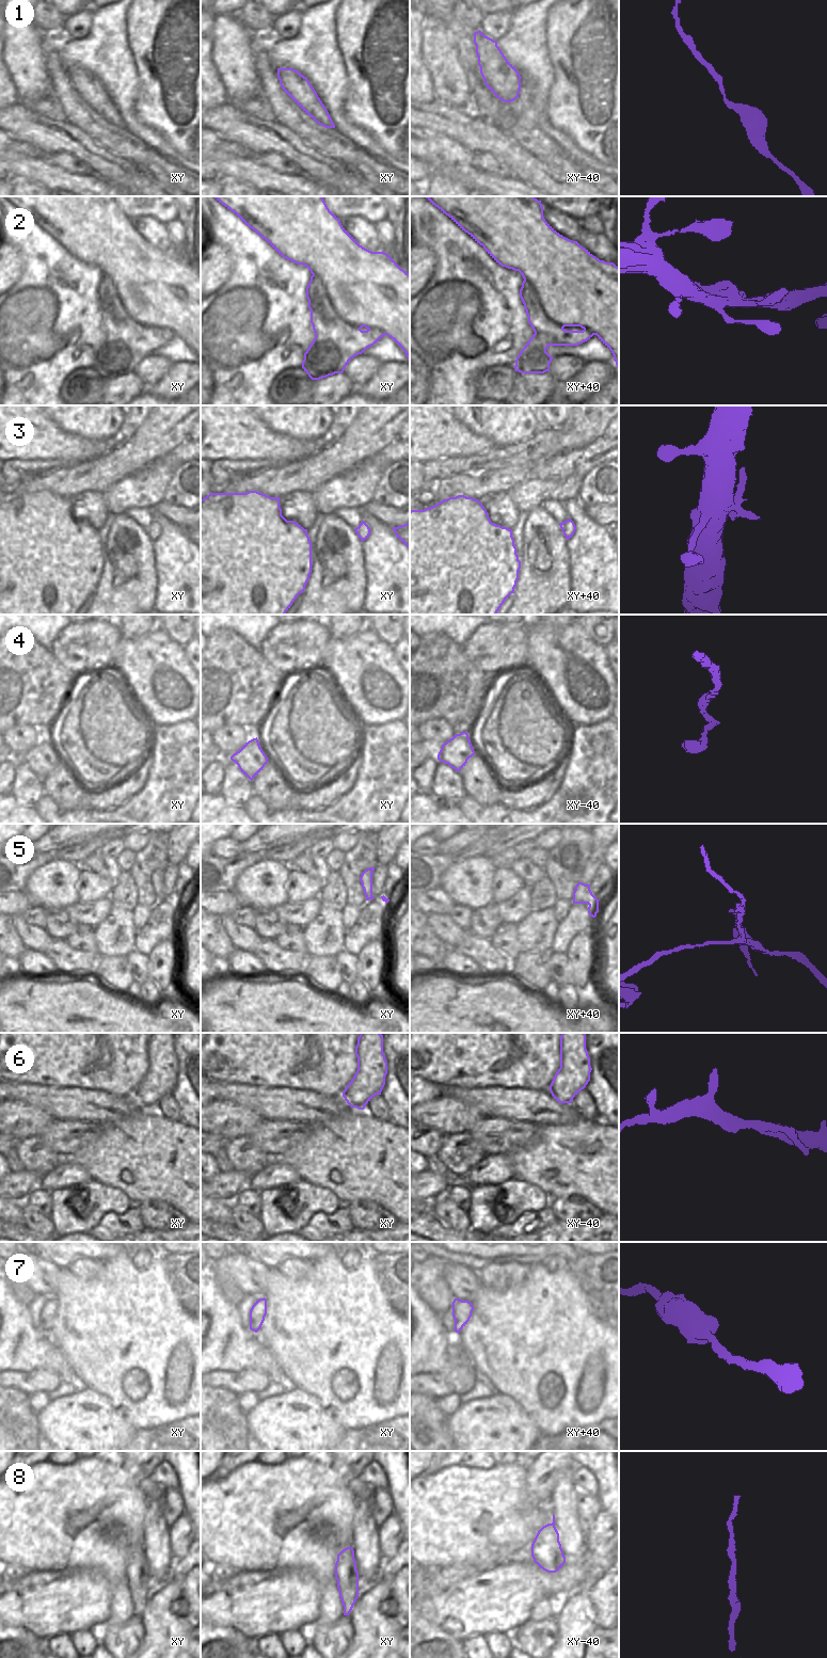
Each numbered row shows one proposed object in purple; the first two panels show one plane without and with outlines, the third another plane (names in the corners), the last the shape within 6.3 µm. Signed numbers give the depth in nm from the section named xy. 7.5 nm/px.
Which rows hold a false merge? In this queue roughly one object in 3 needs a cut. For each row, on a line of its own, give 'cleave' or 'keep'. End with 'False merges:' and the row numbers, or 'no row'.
1: keep
2: cleave
3: keep
4: cleave
5: keep
6: keep
7: keep
8: keep
False merges: 2, 4

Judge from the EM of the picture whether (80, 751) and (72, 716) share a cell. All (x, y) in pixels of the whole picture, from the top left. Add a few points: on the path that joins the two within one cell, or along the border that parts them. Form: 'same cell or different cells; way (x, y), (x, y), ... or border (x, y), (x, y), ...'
different cells; border (77, 717), (70, 729), (74, 748)

